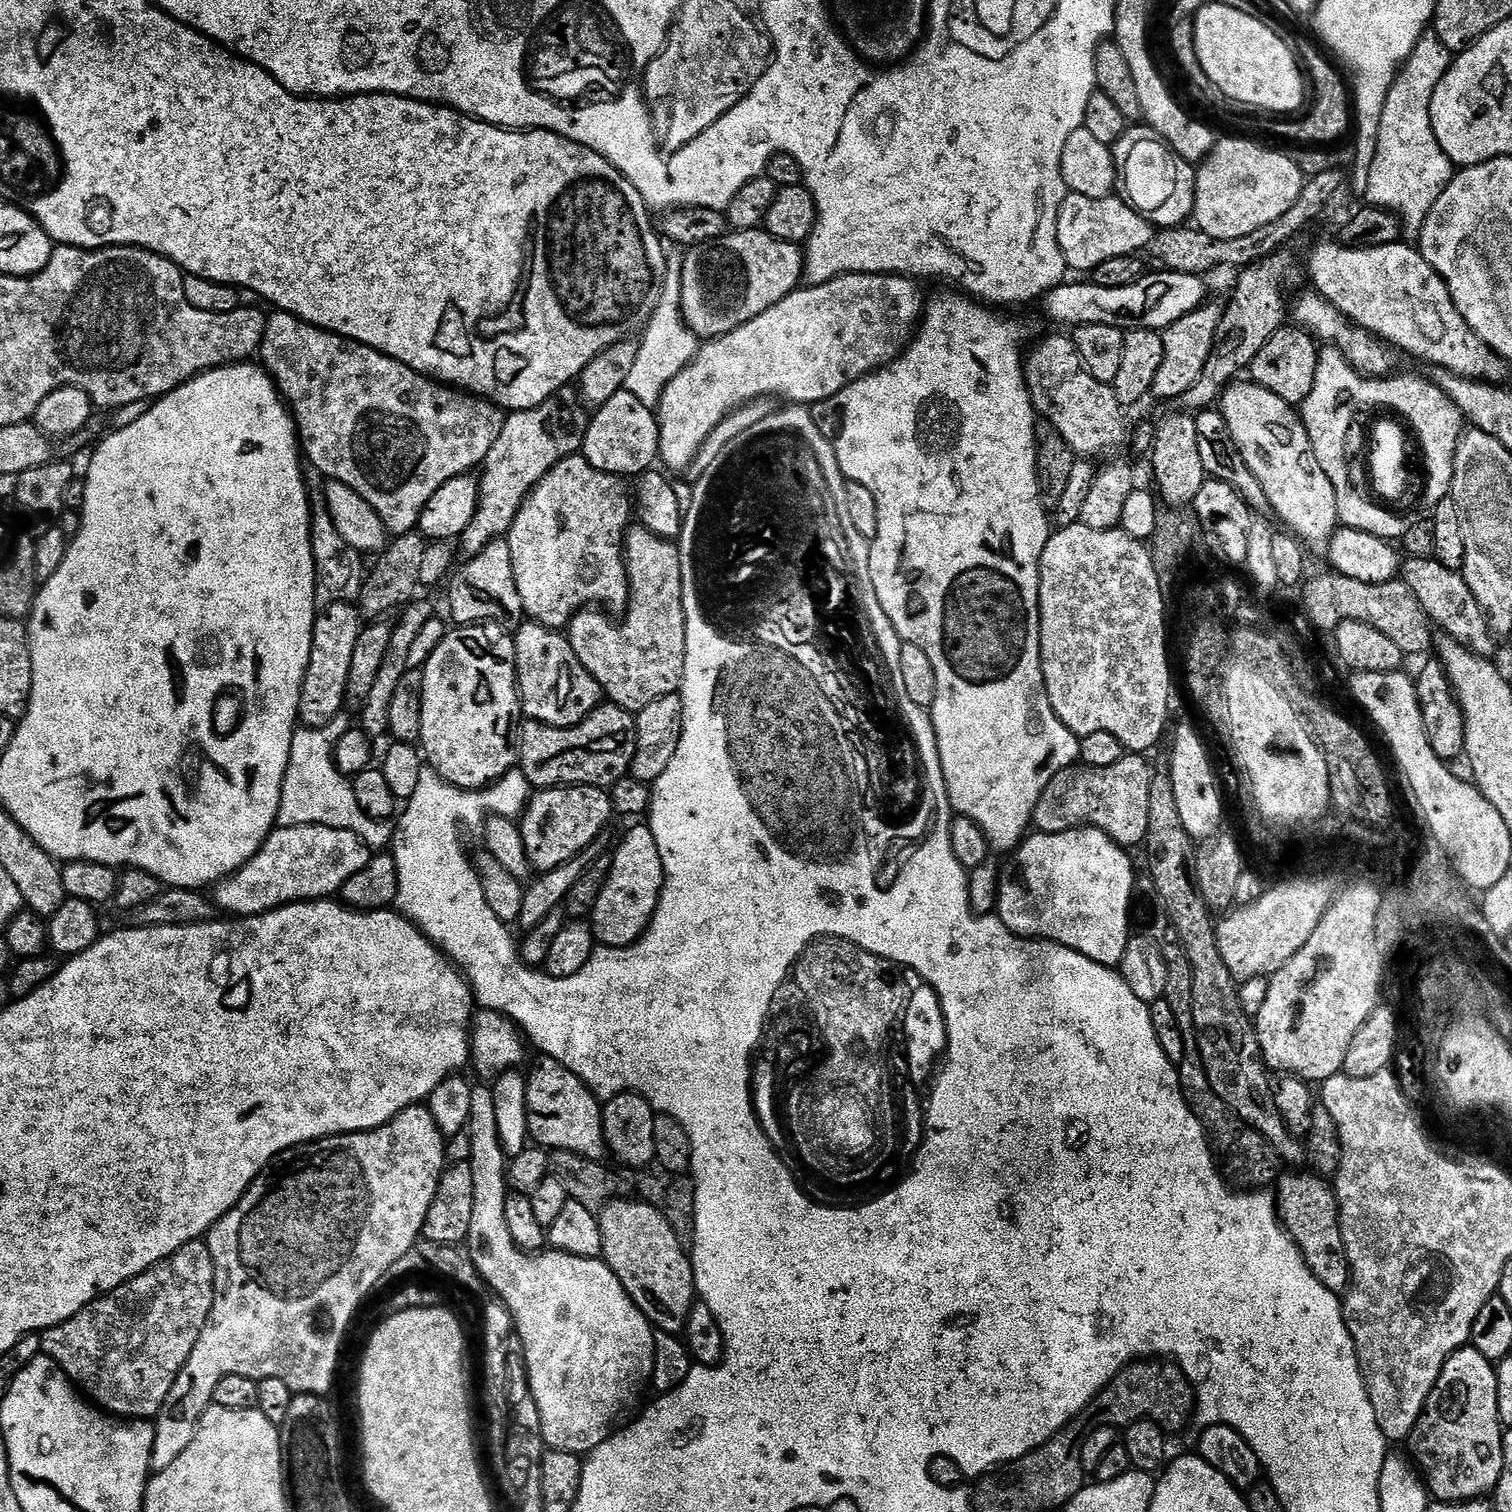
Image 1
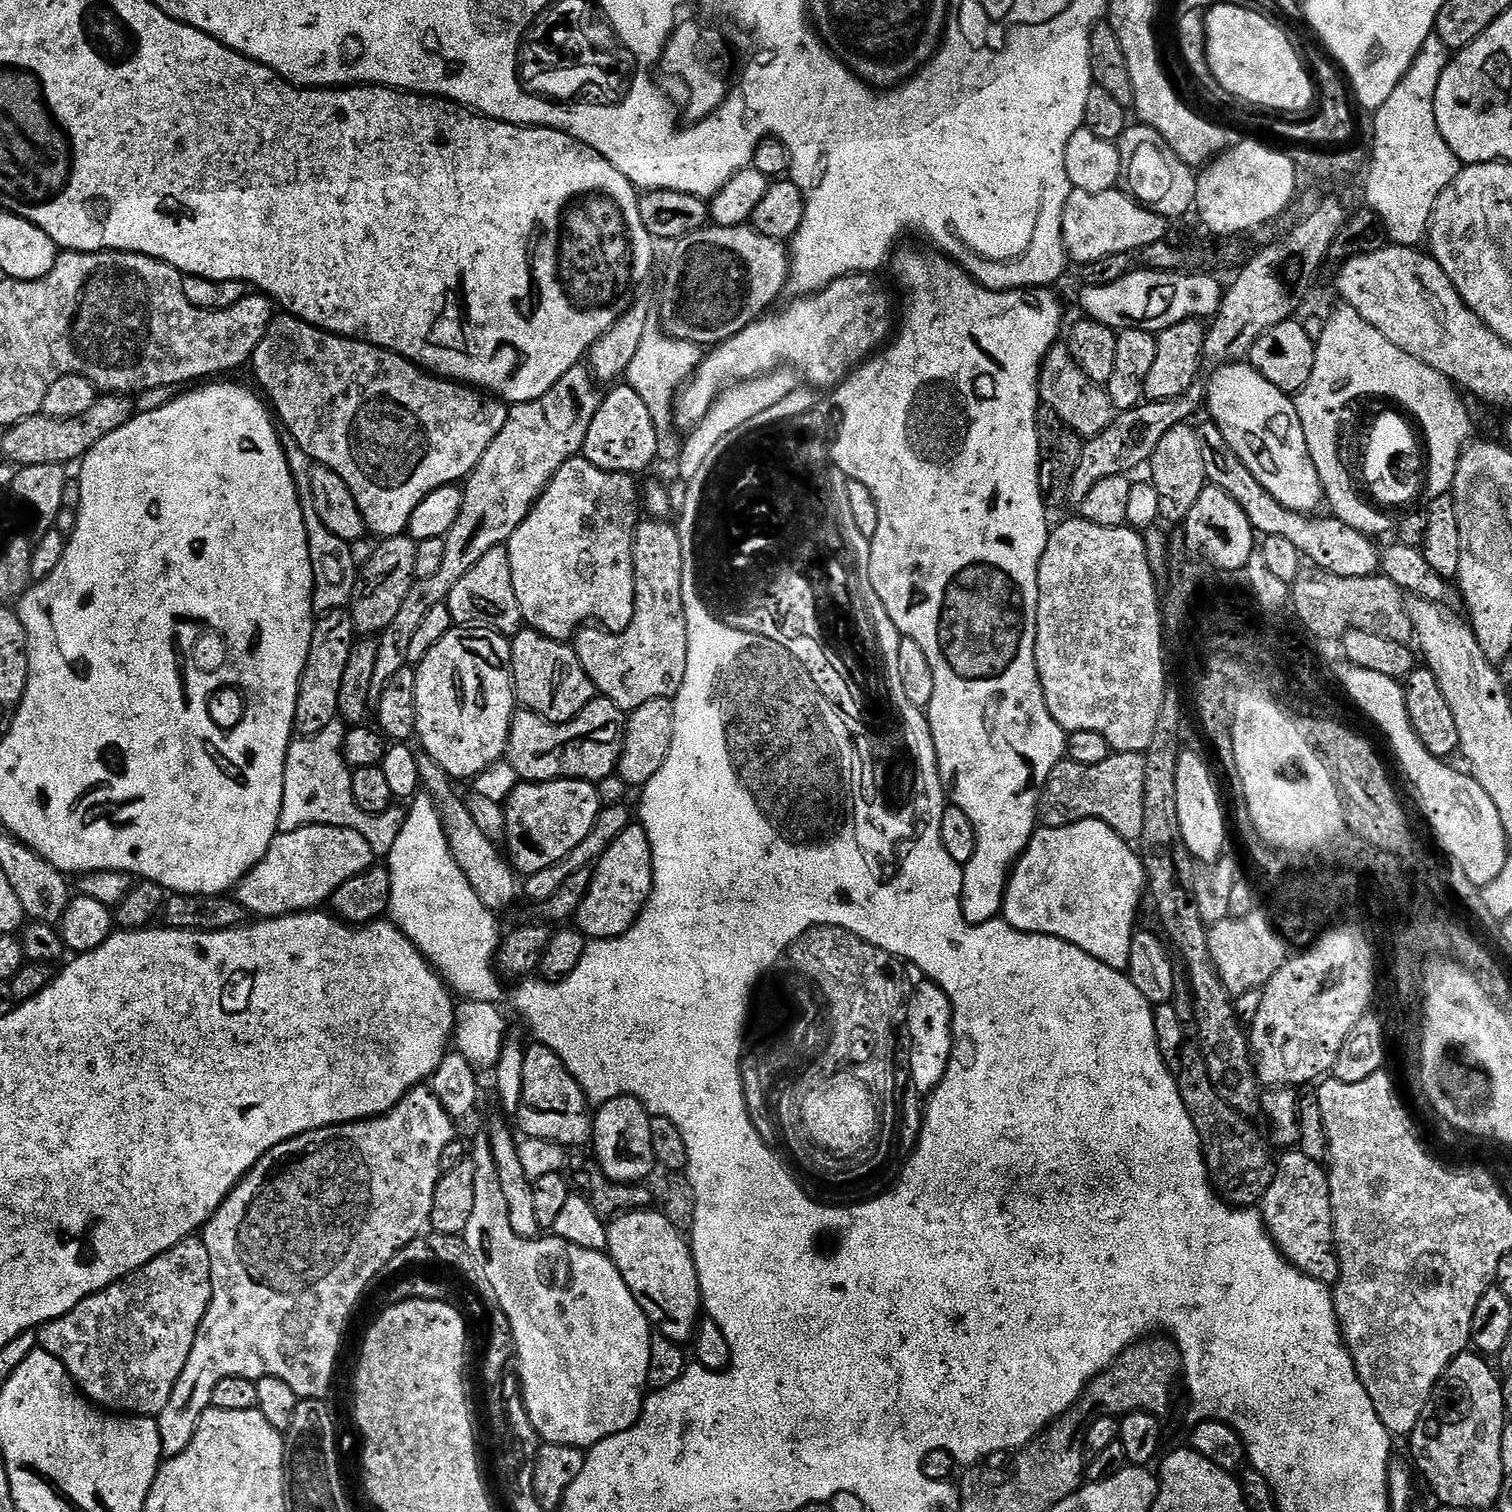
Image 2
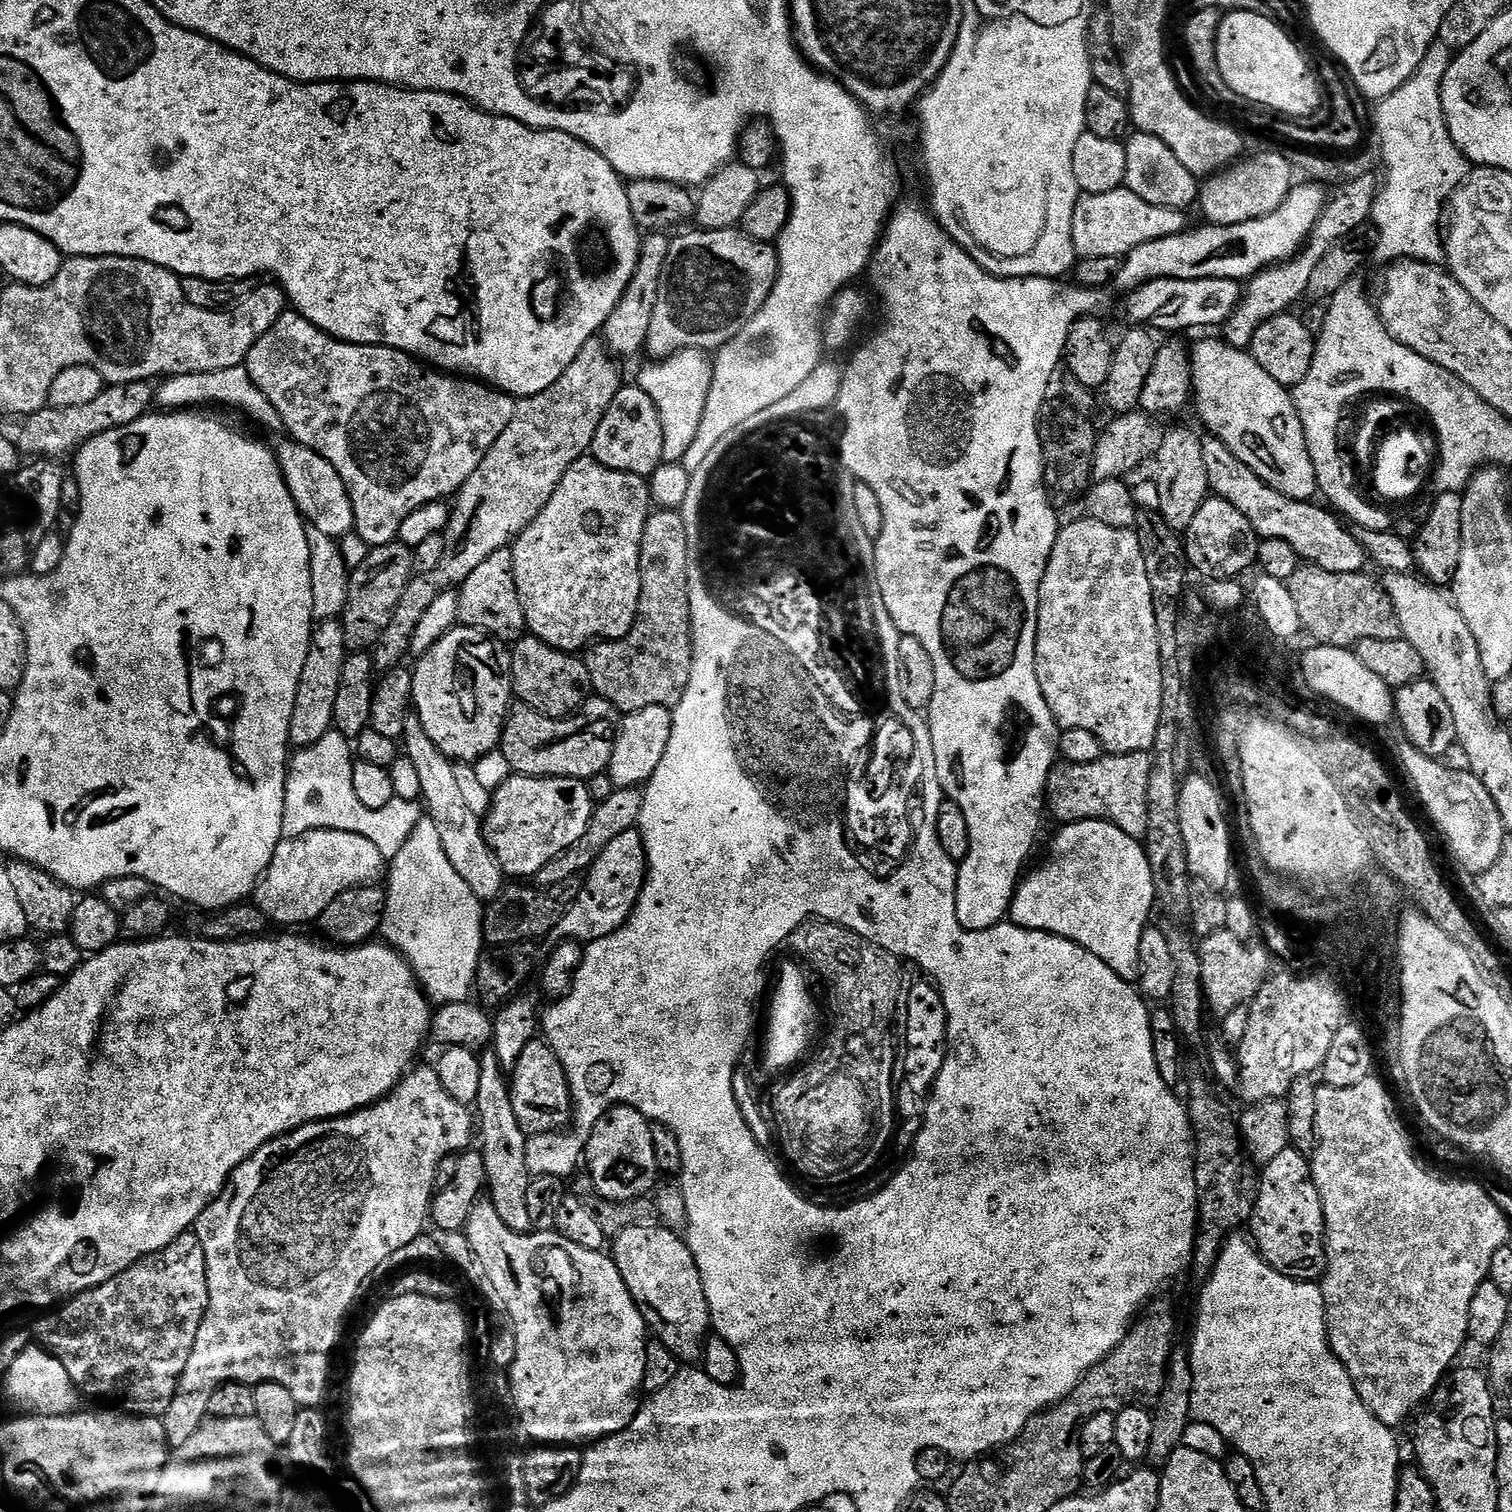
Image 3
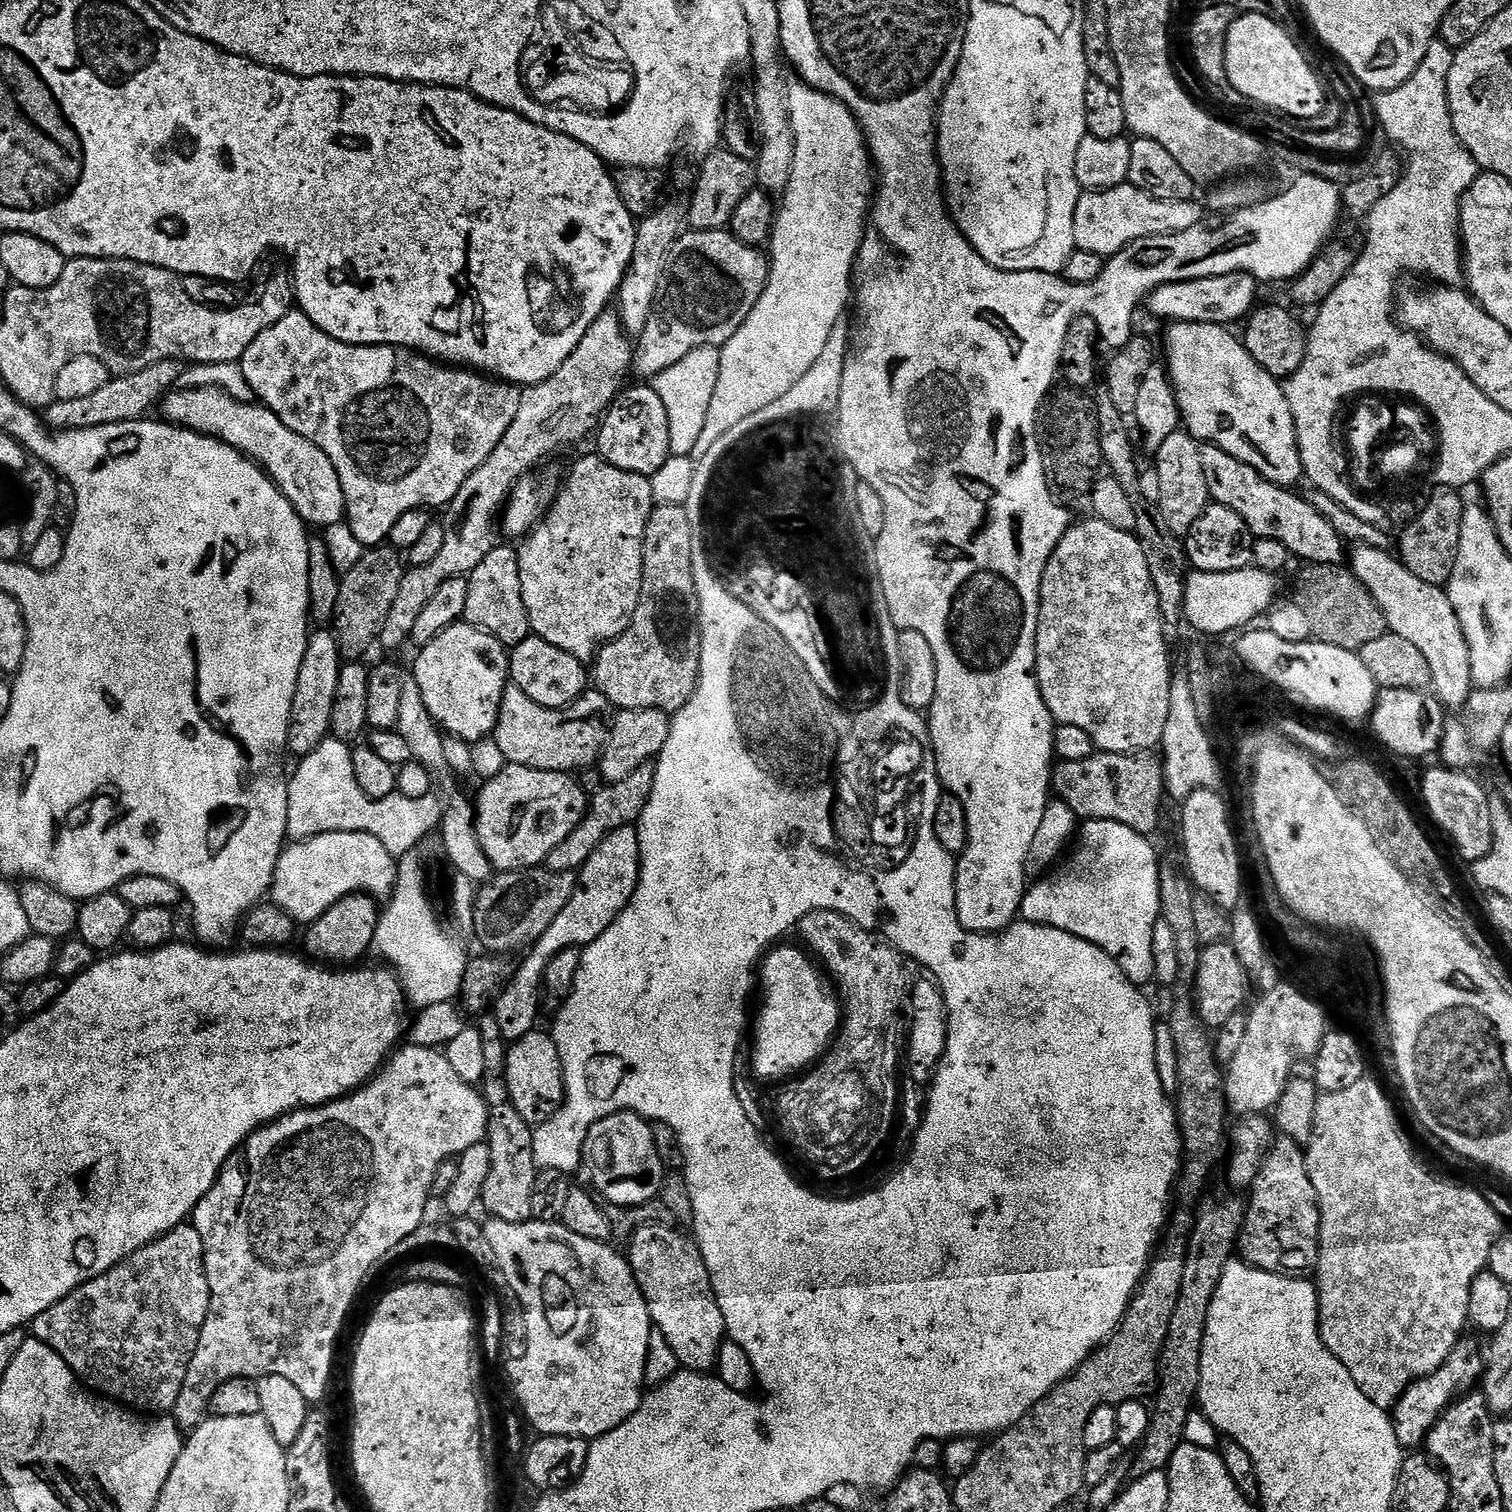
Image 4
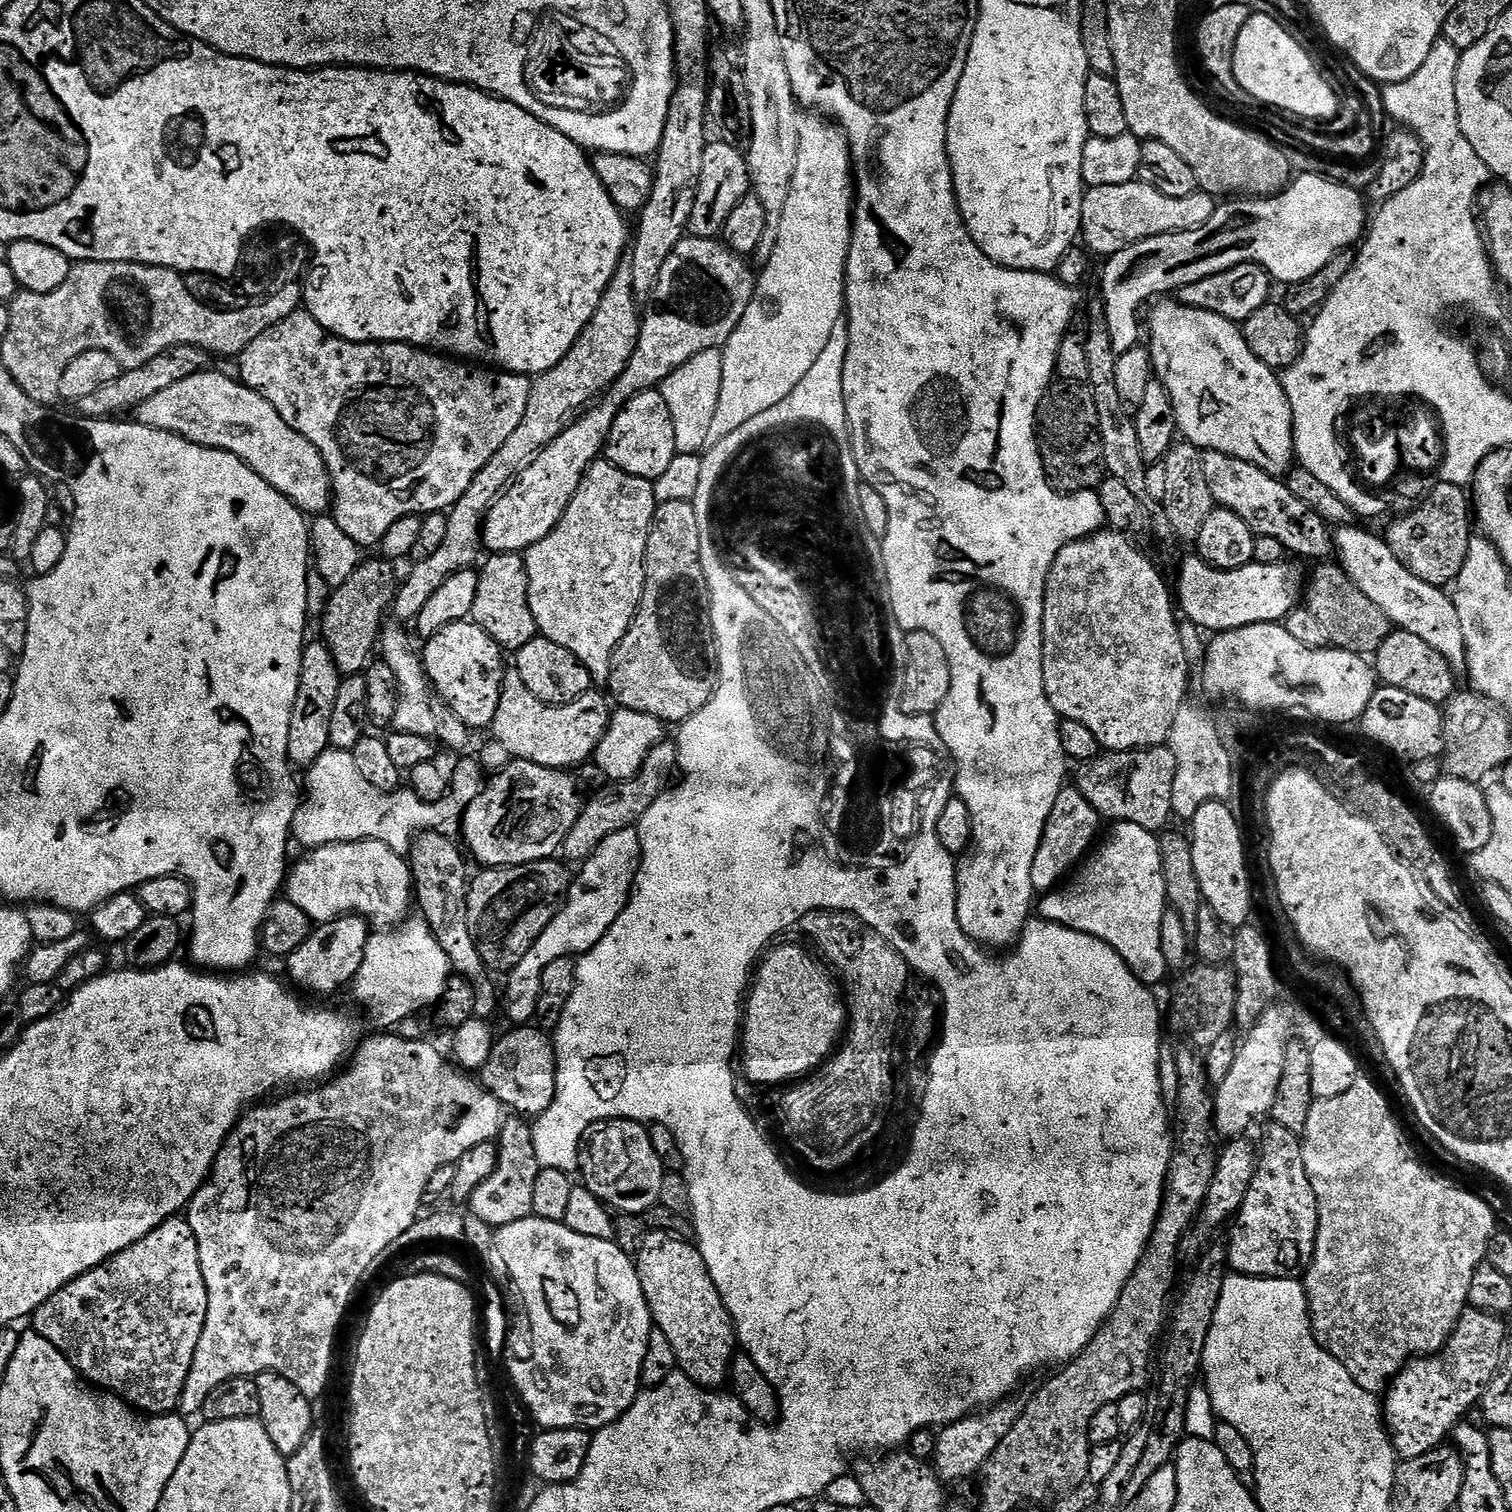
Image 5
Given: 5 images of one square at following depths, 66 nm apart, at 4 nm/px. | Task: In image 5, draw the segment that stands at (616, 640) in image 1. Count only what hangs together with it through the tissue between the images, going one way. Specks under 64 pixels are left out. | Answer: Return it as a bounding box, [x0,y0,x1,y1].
[607,501,714,726]

